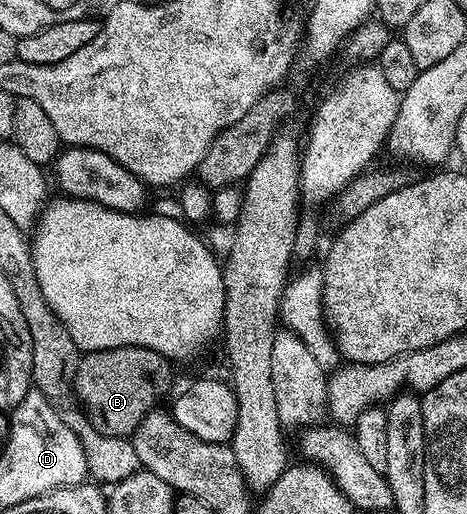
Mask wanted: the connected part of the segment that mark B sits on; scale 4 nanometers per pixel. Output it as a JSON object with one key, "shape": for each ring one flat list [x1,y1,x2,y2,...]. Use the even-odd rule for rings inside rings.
{"shape":[[144,346,87,352,78,362,73,395,100,434,130,438,158,403,171,395,174,372,170,368,171,361]]}

